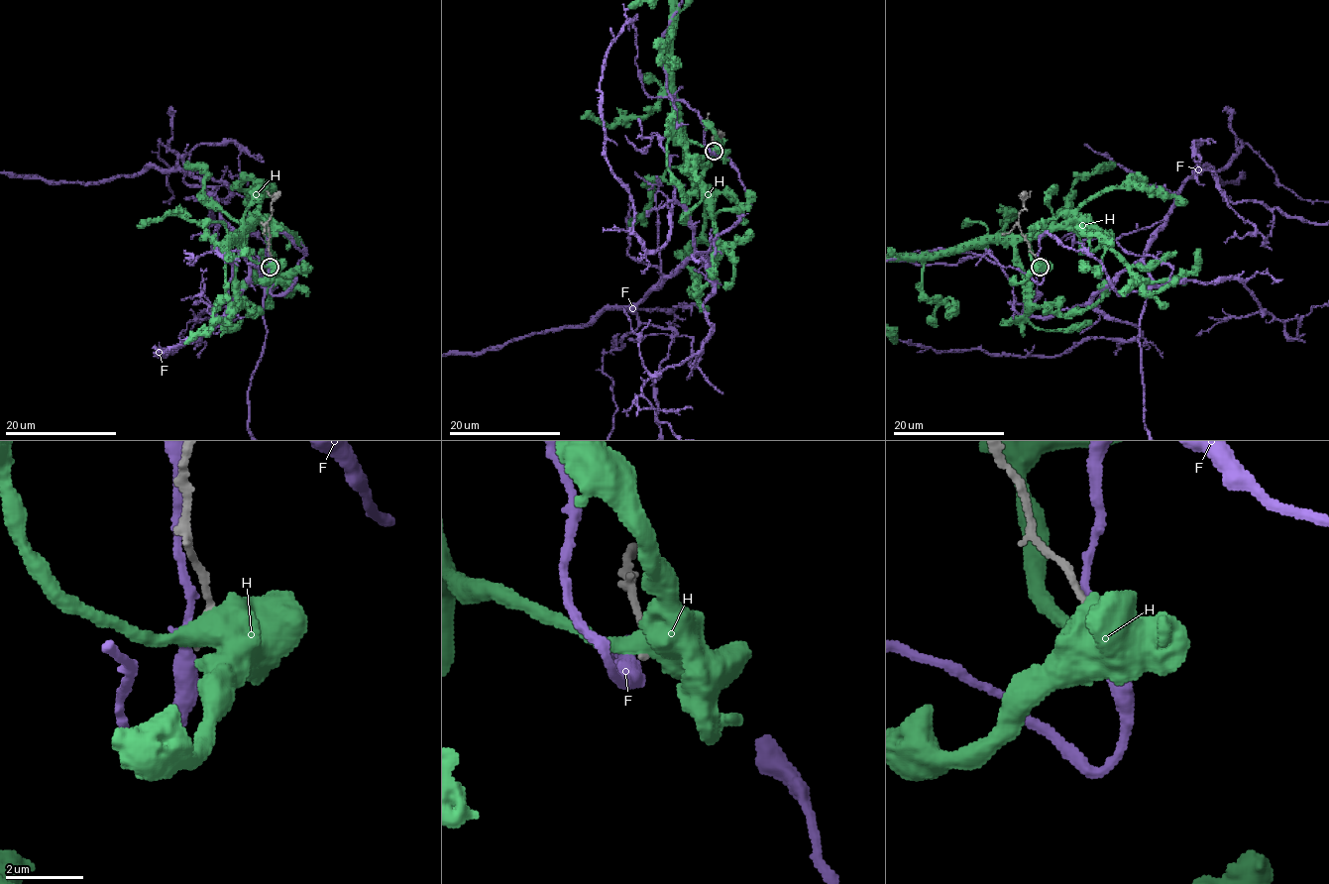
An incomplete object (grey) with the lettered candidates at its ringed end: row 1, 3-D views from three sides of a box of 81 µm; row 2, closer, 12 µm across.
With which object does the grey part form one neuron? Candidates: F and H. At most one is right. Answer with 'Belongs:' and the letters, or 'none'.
Belongs: none

